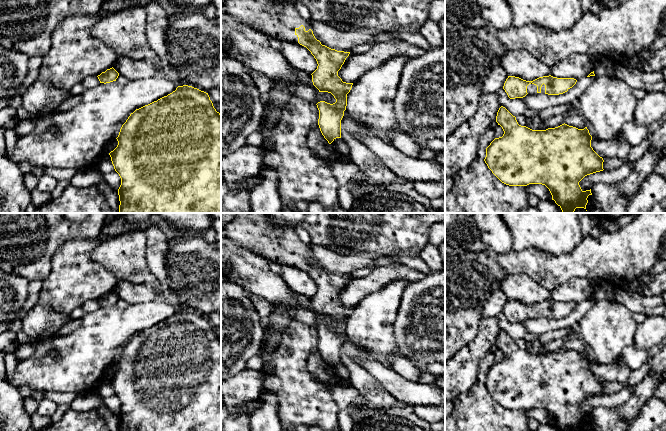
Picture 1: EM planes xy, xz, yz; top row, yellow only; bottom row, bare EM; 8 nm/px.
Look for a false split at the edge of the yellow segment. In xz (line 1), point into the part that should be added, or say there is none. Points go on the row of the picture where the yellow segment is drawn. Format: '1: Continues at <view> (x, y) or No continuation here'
1: Continues at xz (275, 18)

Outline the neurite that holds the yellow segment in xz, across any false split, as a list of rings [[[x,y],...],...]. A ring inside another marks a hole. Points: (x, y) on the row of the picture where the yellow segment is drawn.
[[[226,0],[221,6],[226,14],[236,18],[242,24],[262,31],[269,37],[280,36],[283,40],[299,43],[311,52],[318,64],[317,69],[311,74],[313,85],[319,92],[331,93],[336,99],[333,104],[325,101],[316,104],[319,110],[318,125],[320,131],[329,144],[336,138],[341,138],[341,120],[347,106],[347,94],[350,92],[353,83],[343,82],[338,76],[338,71],[350,52],[337,51],[322,45],[311,30],[312,22],[304,21],[290,1]]]

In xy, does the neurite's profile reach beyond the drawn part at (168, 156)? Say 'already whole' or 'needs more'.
already whole

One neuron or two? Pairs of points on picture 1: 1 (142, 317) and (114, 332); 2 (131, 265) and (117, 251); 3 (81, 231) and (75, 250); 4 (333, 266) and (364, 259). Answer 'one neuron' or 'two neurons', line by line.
1: one neuron
2: one neuron
3: two neurons
4: one neuron

